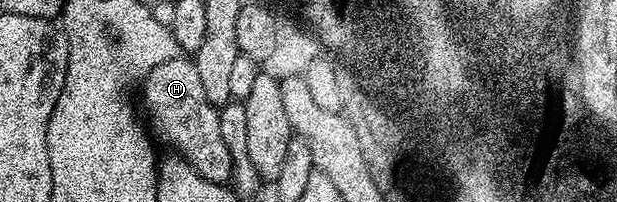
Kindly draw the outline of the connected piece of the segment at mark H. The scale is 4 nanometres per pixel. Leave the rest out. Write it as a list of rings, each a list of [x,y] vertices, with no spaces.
[[[178,56],[175,60],[167,60],[150,70],[143,79],[145,86],[145,106],[149,109],[149,118],[153,121],[152,133],[162,138],[181,157],[186,158],[190,164],[203,176],[212,182],[228,183],[233,177],[233,157],[229,155],[227,144],[223,140],[221,131],[221,116],[218,107],[207,100],[207,92],[203,92],[203,83],[199,80],[199,68],[196,61],[189,62],[185,56]]]

